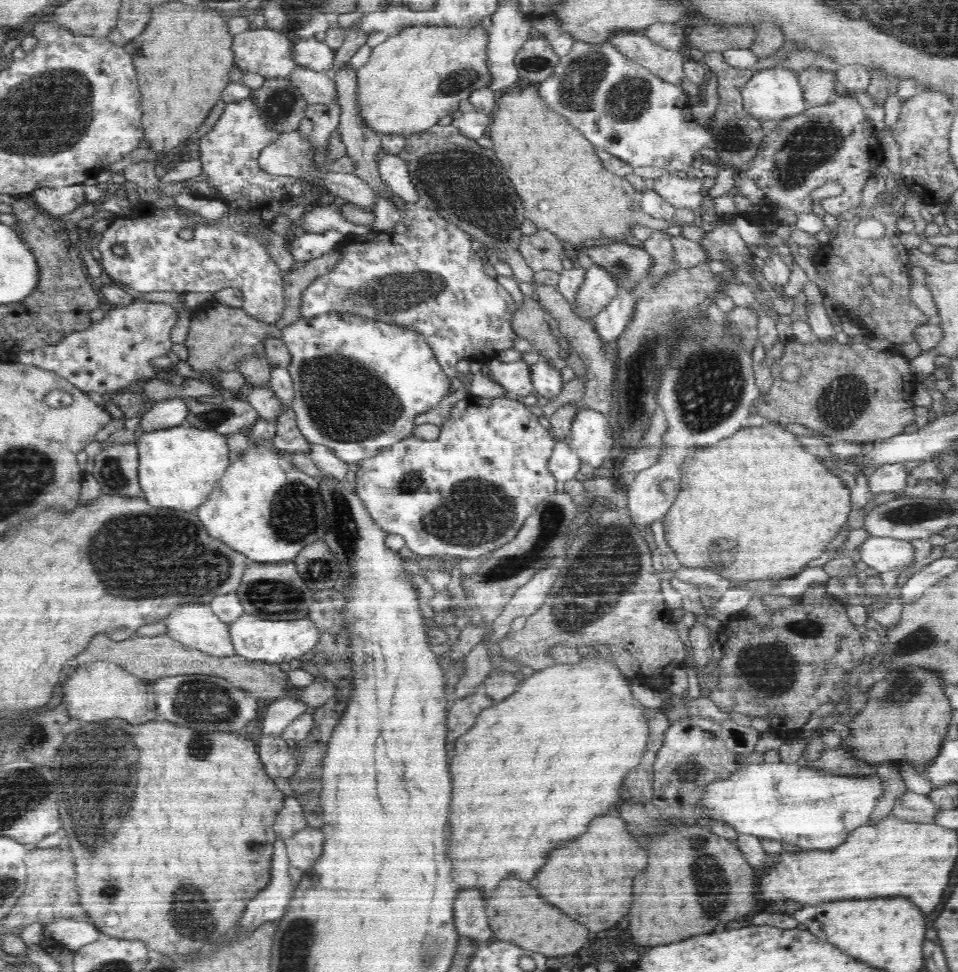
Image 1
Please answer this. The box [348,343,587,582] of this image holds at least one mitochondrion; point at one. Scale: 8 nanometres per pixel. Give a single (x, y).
(475, 513)

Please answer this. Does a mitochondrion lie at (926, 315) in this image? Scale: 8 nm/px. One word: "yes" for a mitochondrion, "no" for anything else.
no

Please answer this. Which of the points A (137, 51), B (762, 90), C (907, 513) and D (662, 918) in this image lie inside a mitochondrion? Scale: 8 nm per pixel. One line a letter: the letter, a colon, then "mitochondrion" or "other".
A: other
B: other
C: mitochondrion
D: other

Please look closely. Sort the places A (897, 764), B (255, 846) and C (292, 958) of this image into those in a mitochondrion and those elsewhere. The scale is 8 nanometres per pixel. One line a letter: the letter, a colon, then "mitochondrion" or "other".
A: other
B: mitochondrion
C: mitochondrion

